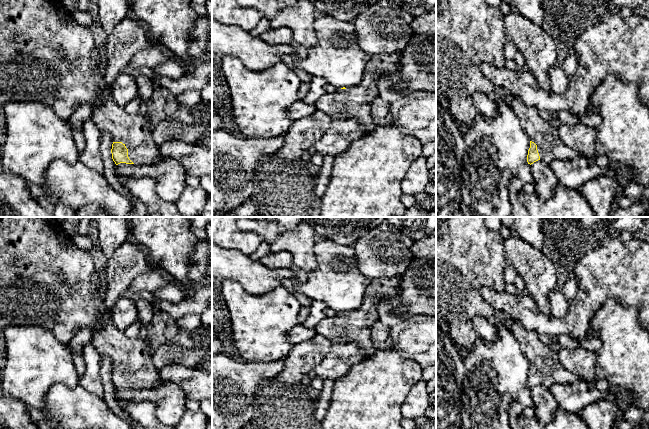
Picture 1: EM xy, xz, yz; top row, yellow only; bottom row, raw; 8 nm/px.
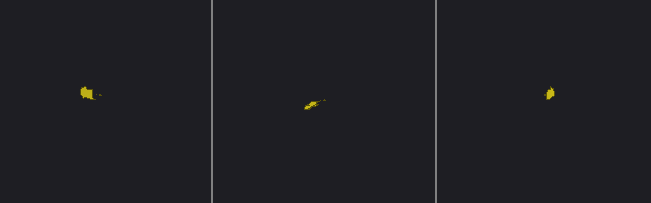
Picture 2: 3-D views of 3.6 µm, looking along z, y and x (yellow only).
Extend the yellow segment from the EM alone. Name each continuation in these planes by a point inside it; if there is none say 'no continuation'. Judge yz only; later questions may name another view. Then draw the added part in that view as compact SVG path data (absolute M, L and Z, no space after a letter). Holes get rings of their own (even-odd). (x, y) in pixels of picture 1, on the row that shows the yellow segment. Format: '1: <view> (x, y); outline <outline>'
1: yz (550, 146); outline M509 97L509 103L519 118L523 130L537 145L540 160L551 163L554 160L572 160L584 156L563 143L558 129L546 122L536 107L529 106L516 97Z

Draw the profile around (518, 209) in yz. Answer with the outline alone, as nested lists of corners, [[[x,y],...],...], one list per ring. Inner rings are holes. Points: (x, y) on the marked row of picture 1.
[[[514,176],[509,184],[509,199],[511,204],[509,217],[530,217],[526,207],[518,199],[518,195],[522,189],[523,183],[521,179]]]

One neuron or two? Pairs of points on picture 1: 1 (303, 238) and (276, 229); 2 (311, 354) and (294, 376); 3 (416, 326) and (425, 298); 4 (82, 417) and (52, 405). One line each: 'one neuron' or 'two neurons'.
1: two neurons
2: one neuron
3: two neurons
4: one neuron

